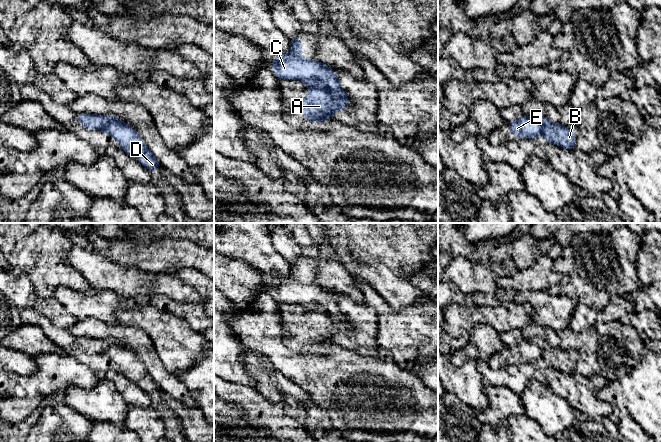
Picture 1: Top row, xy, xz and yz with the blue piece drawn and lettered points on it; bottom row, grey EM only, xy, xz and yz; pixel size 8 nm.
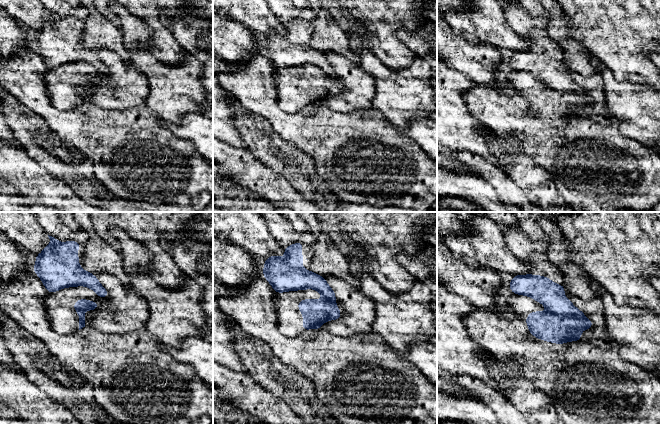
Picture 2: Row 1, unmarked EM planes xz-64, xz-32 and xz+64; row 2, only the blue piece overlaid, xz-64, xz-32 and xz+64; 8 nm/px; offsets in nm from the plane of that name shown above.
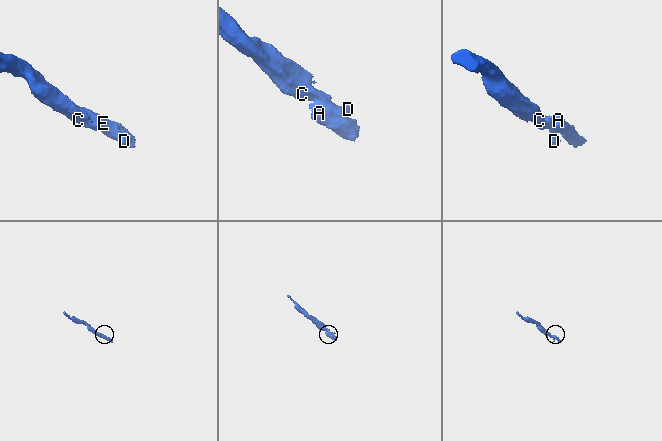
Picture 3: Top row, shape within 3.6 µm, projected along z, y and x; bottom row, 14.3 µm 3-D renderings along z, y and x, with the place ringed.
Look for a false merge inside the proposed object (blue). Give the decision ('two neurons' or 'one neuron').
two neurons

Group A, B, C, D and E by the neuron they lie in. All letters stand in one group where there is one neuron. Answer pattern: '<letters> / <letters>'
A B / C D E

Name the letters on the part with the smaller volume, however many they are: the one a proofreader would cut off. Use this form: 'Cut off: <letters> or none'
Cut off: A, B

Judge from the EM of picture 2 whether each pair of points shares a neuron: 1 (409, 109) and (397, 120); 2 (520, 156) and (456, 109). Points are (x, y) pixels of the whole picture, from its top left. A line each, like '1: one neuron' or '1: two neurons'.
1: one neuron
2: one neuron

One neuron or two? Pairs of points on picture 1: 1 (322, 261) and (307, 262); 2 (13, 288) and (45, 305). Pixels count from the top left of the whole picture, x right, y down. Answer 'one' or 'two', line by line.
1: two
2: one

